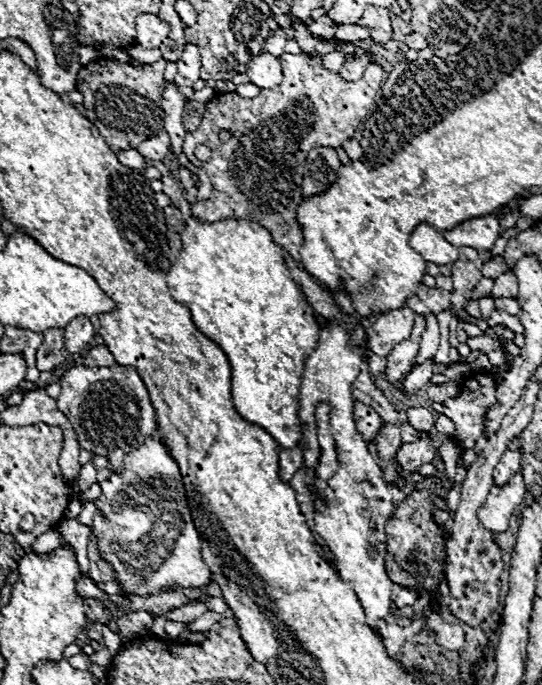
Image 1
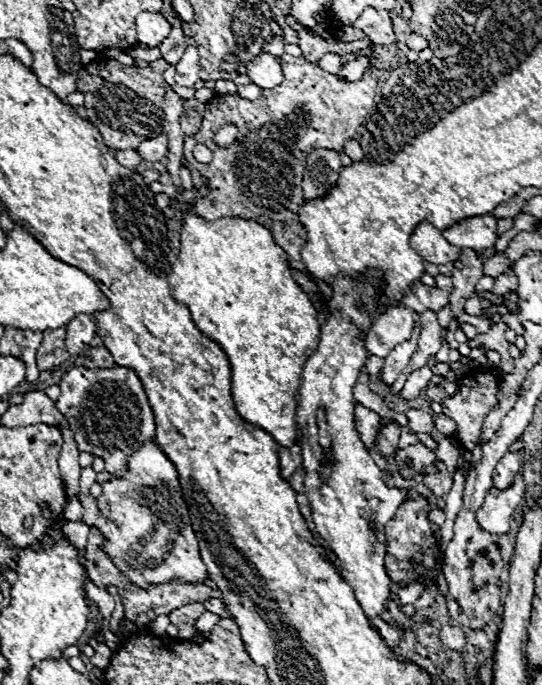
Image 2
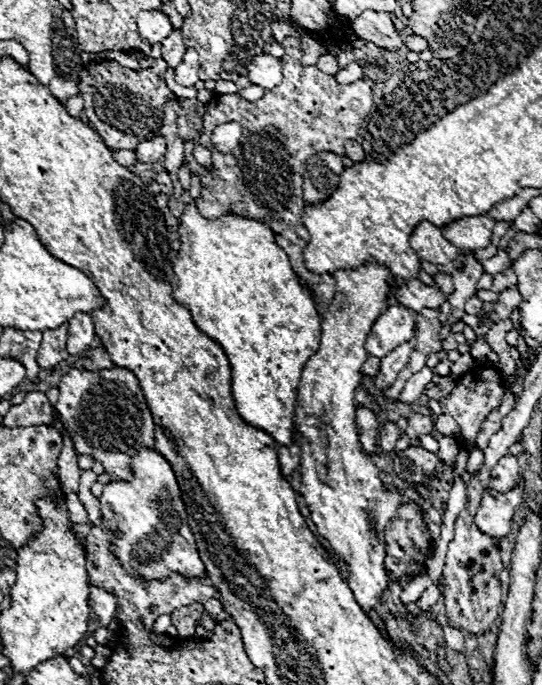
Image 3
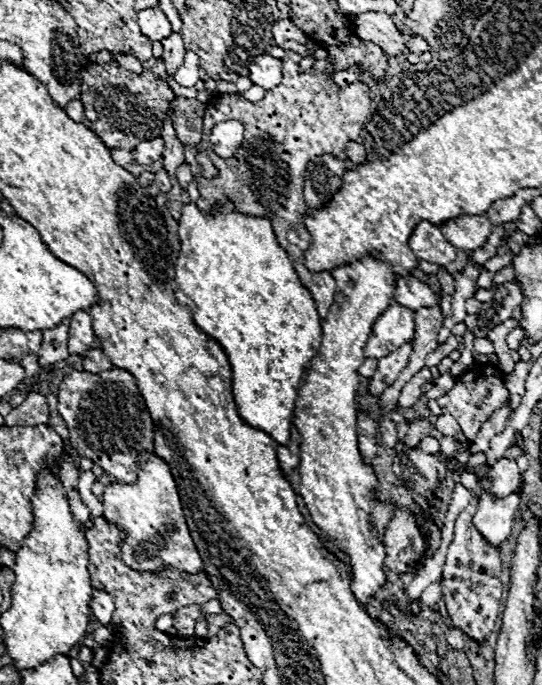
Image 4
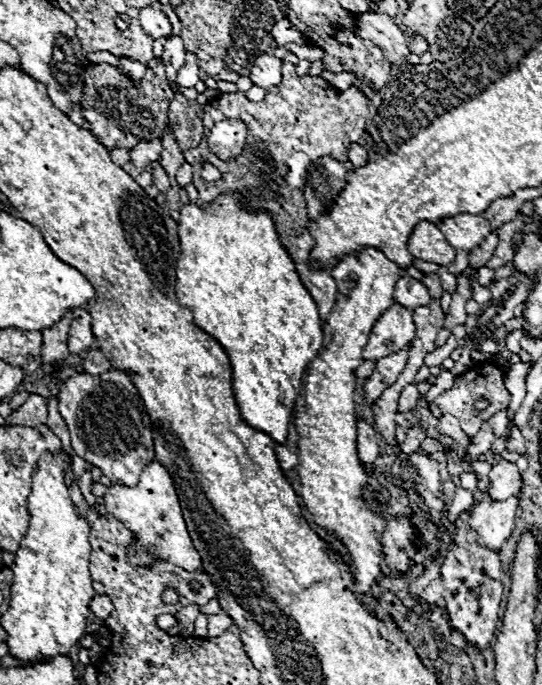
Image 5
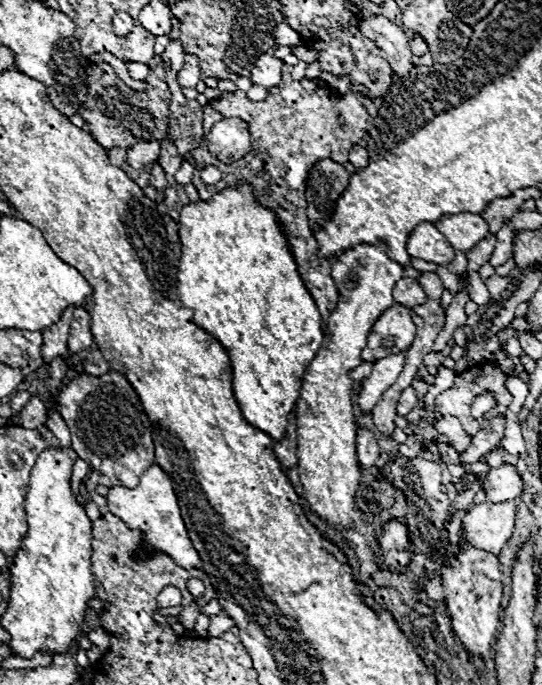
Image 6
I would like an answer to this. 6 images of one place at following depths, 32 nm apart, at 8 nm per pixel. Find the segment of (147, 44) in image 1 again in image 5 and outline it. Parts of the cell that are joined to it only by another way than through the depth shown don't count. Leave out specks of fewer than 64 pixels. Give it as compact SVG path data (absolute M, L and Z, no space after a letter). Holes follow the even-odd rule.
M154 2L152 6L144 8L144 10L138 14L138 20L140 20L142 30L144 30L150 38L154 38L154 40L158 40L158 38L168 38L168 36L172 34L170 20L168 20L168 16L164 14L160 2Z

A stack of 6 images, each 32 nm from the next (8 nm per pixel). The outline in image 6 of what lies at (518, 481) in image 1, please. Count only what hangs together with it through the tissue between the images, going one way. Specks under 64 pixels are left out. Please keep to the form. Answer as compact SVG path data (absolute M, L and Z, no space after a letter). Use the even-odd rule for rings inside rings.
M508 500L506 504L482 502L472 506L464 518L466 538L476 548L488 550L498 556L502 546L512 536L514 514L516 514L514 500Z

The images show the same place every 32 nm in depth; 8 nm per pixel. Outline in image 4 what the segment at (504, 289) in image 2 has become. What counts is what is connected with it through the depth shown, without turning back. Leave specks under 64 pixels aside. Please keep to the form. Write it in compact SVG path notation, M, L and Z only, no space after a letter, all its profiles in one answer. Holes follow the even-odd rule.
M506 266L504 270L500 270L500 272L494 274L494 286L492 286L492 288L498 288L500 284L506 284L506 282L510 282L510 280L514 280L514 278L516 278L514 268L512 268L512 266Z

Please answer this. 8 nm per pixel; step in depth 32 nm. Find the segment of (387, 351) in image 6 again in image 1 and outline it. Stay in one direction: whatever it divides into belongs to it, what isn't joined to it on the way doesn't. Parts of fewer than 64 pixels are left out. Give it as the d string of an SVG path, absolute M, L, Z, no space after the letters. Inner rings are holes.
M398 308L380 314L368 328L368 346L378 356L388 356L396 344L410 338L416 312L410 308Z

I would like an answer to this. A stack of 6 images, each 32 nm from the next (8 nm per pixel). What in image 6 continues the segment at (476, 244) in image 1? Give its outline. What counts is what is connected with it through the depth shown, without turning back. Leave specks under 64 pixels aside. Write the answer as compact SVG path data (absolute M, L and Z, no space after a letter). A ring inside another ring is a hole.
M468 212L462 216L442 216L442 220L438 220L438 224L434 226L444 234L444 238L454 250L462 252L472 250L480 240L490 234L486 220Z

